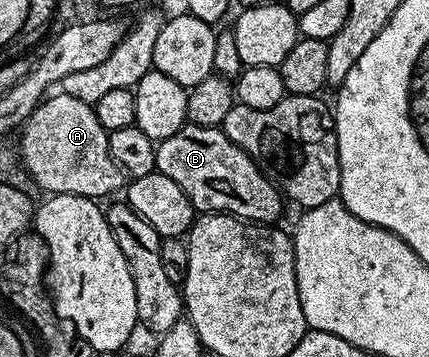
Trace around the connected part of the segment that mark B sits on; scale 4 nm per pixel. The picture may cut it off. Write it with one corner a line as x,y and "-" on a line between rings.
190,122
183,125
181,130
177,130
177,134
173,134
173,138
165,138
158,141
155,145
155,171
165,174
169,178
173,178
173,182
177,182
177,186
181,186
181,190
185,190
185,194
189,198
189,202
195,207
196,213
199,214
226,214
229,216
237,216
240,220
248,222
258,222
260,224
270,225
283,212
284,197
278,188
272,184
271,179
261,171
253,162
253,158
249,154
245,154
245,150
241,150
232,140
223,133
222,127
206,128
205,126
197,126

